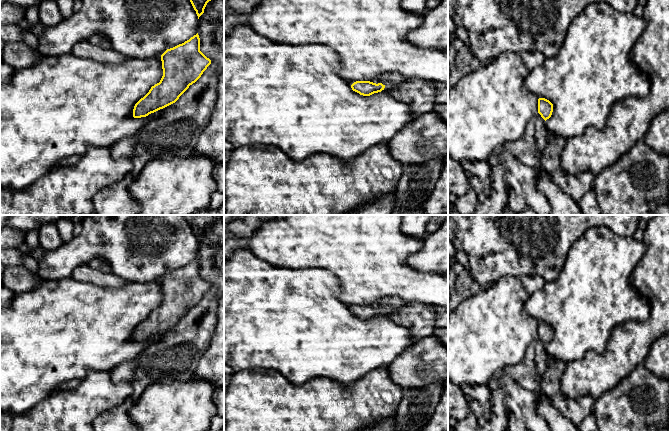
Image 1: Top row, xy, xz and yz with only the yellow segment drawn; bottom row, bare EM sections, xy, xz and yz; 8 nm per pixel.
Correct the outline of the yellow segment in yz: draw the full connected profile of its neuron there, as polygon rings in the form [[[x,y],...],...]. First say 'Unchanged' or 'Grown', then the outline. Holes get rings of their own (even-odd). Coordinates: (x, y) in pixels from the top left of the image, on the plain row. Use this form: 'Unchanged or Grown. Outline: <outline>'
Grown. Outline: [[[538,323],[538,338],[528,347],[525,358],[519,363],[504,368],[505,373],[521,387],[539,392],[542,376],[547,369],[548,354],[545,345],[553,336],[553,328],[545,323]]]

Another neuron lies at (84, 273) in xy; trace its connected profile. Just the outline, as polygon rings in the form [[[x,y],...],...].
[[[88,264],[77,266],[72,272],[72,277],[77,281],[91,283],[101,287],[119,288],[129,283],[126,279],[112,272],[104,273],[98,269],[91,268]]]

